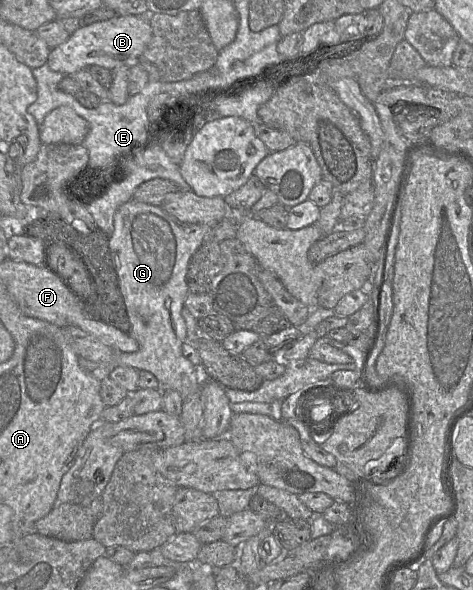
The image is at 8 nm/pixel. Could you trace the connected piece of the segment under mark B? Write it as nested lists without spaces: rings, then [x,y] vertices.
[[[115,16],[109,20],[82,26],[66,42],[50,50],[47,65],[52,71],[64,75],[100,66],[108,70],[137,62],[152,39],[152,28],[144,16]]]

